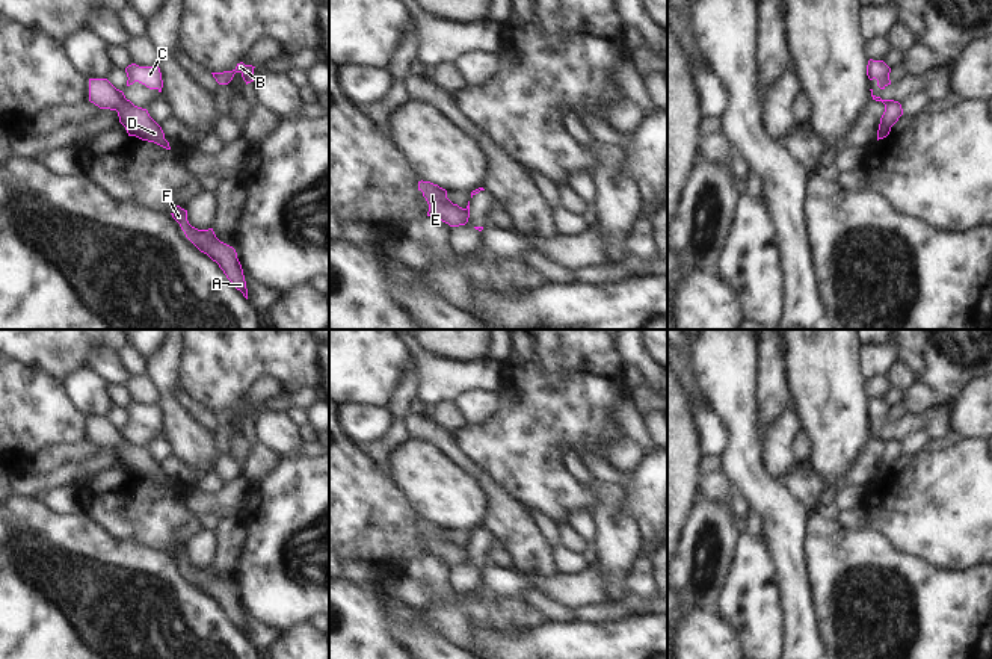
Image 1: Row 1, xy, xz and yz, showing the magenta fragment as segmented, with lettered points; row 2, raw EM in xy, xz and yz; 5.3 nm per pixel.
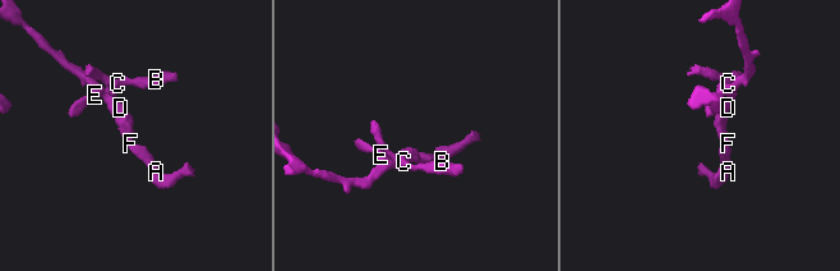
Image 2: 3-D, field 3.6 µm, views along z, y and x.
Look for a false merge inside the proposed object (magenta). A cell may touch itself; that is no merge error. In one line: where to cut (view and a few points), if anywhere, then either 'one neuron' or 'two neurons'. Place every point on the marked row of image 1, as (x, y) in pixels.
cut xy (126, 100), (133, 106); two neurons

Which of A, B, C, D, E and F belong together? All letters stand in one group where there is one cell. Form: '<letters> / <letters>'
A D E F / B C

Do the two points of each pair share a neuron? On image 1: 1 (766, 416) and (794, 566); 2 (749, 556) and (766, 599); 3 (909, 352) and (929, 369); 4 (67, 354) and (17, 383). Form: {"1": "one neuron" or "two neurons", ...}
{"1": "two neurons", "2": "one neuron", "3": "one neuron", "4": "two neurons"}

